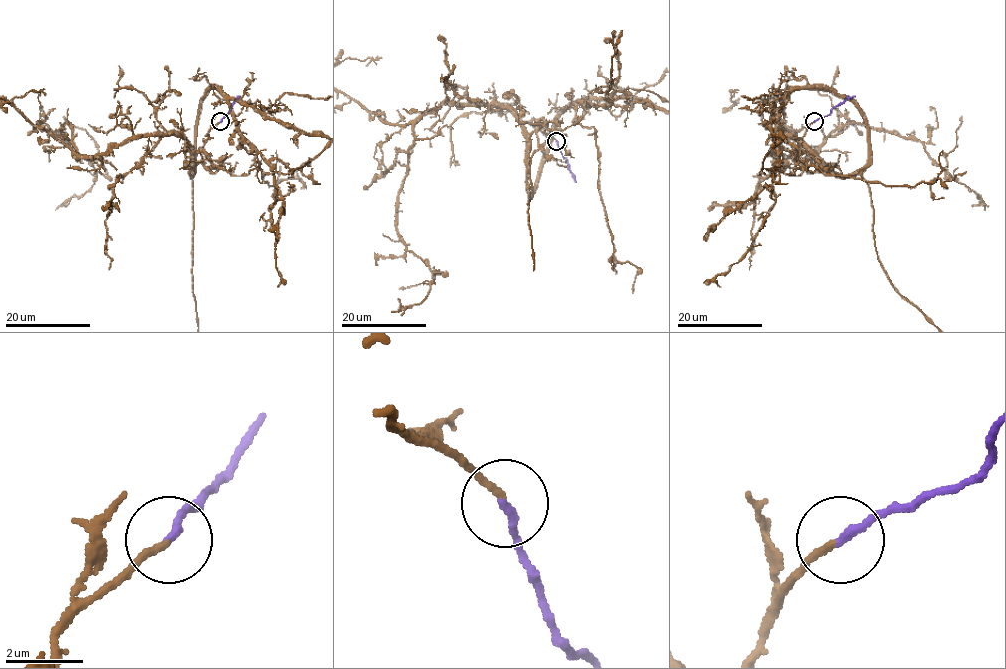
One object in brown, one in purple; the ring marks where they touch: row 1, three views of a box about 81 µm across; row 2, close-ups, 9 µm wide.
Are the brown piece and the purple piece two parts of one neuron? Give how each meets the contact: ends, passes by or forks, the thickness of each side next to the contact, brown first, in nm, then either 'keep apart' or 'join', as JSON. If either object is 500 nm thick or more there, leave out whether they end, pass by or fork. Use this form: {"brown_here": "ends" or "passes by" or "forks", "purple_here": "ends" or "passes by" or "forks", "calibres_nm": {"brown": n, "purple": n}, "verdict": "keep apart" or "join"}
{"brown_here": "ends", "purple_here": "ends", "calibres_nm": {"brown": 180, "purple": 200}, "verdict": "join"}

